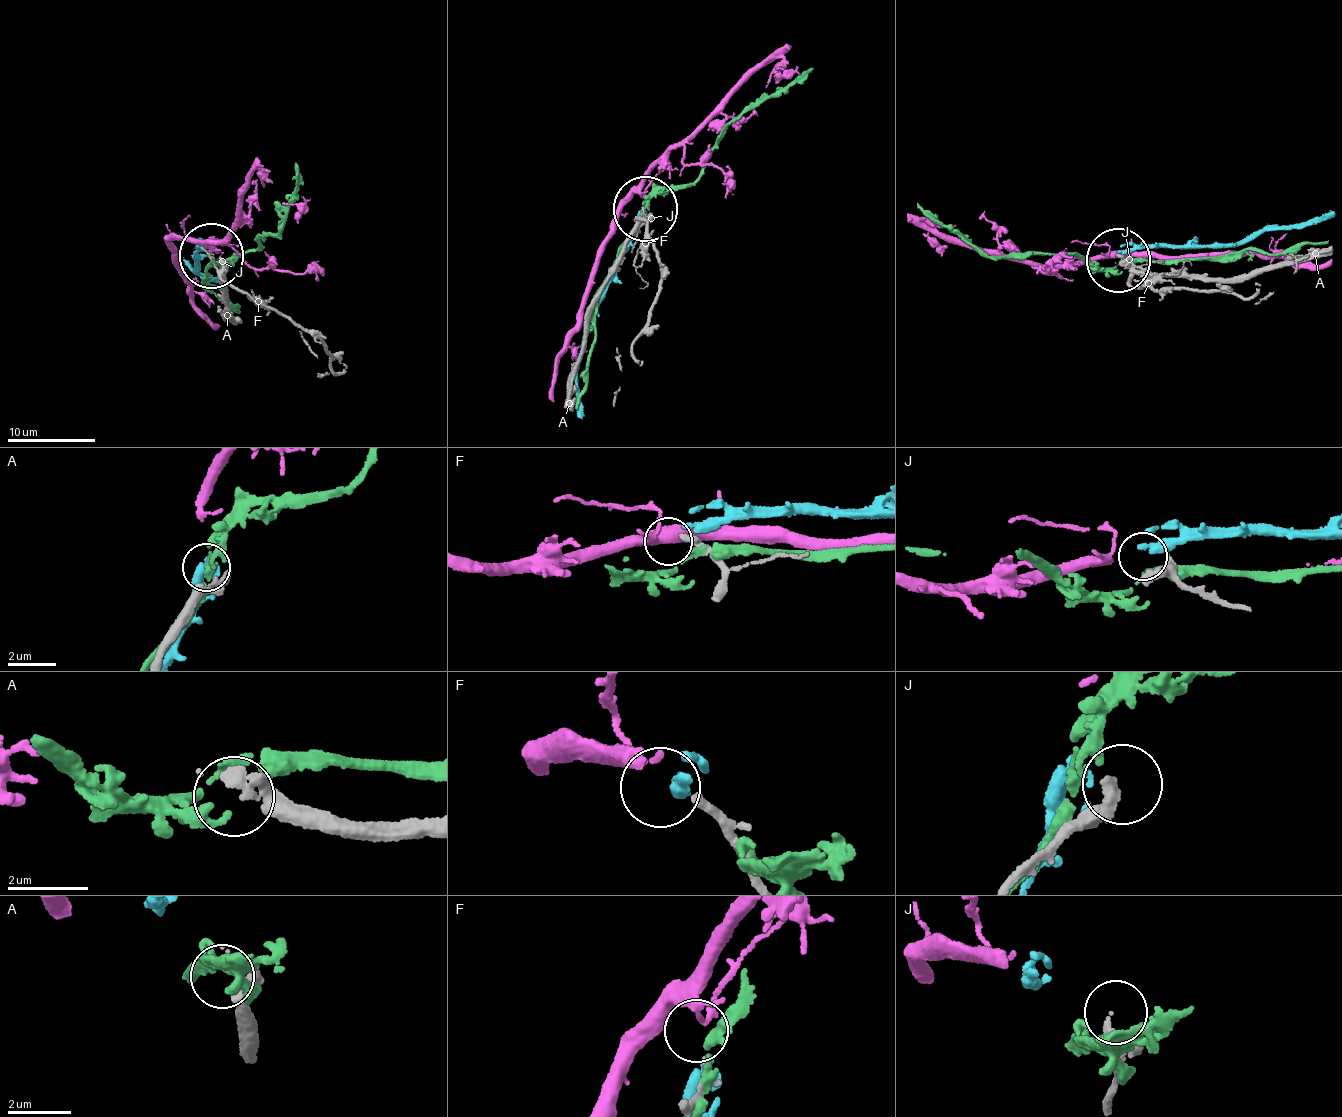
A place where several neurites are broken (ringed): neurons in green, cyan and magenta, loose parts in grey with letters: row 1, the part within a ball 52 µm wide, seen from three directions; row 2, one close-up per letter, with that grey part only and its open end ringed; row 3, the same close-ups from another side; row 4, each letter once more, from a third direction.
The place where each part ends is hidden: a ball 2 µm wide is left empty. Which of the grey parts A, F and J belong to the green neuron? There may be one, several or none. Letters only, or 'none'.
none

